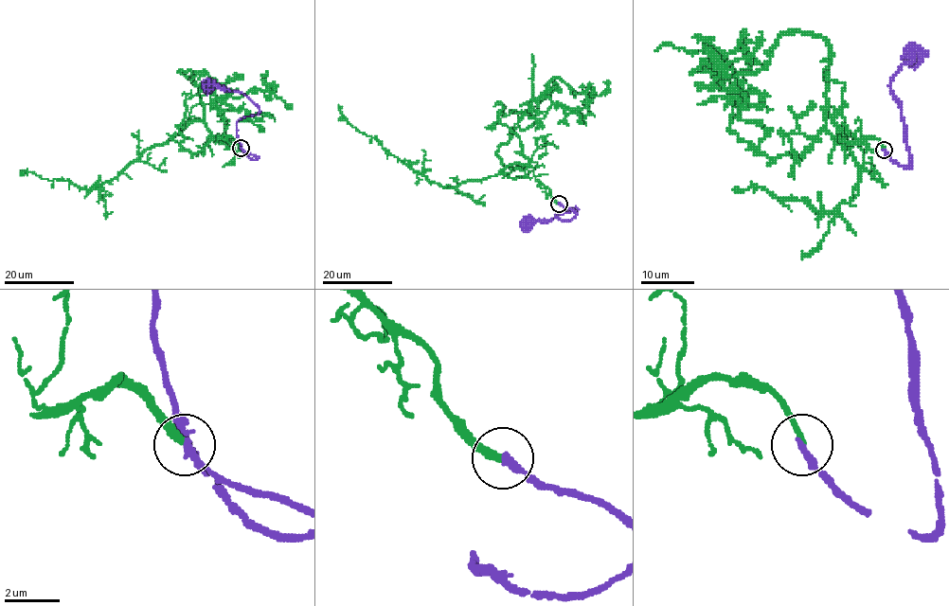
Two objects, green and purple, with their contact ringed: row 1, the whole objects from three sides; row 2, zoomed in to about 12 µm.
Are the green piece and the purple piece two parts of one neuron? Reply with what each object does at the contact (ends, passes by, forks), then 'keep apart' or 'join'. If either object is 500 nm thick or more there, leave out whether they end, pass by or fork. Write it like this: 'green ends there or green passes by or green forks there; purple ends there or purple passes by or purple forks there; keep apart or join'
green ends there; purple ends there; join

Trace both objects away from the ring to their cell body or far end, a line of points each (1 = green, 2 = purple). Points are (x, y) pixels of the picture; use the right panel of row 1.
1: (885, 151), (828, 133), (821, 37), (782, 34), (757, 73), (691, 73), (746, 58), (760, 44), (745, 39)
2: (885, 151), (903, 167), (907, 168), (911, 164), (901, 103), (892, 94), (889, 82), (914, 54)

